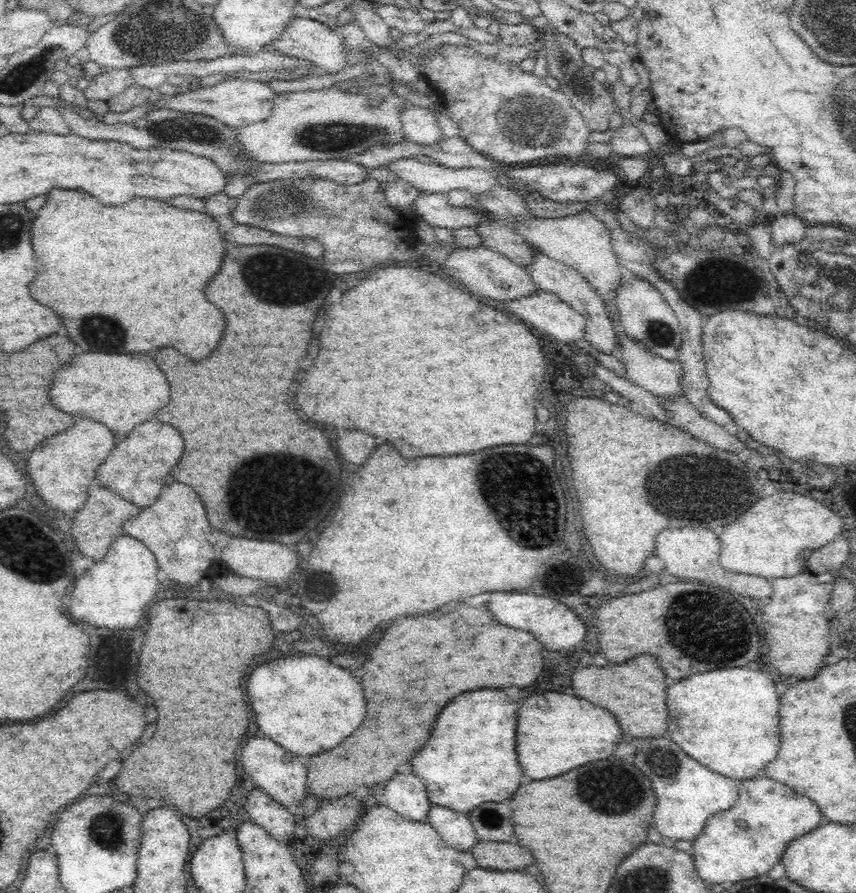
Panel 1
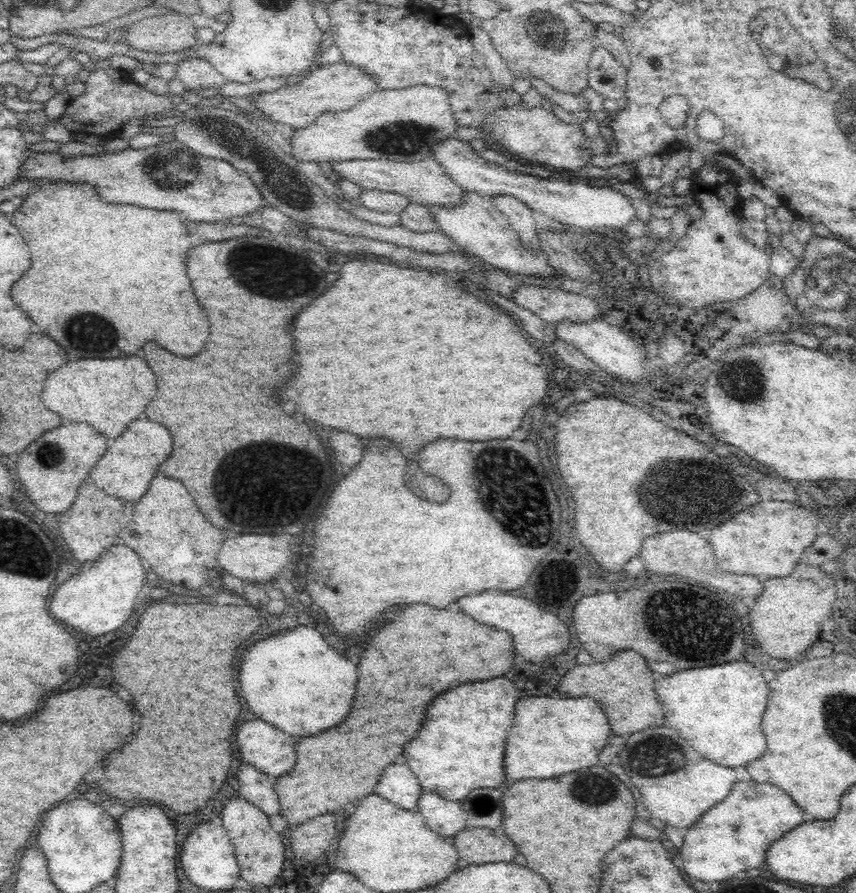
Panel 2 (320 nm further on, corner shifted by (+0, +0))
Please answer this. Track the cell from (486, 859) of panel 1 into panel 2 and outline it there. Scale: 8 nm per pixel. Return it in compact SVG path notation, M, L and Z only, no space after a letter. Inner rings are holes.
M467 826L449 839L459 856L470 864L484 864L496 860L510 862L518 854L518 850L502 832L501 828Z

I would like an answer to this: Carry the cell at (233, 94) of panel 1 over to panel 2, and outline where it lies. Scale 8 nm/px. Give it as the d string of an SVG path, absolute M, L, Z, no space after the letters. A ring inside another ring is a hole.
M342 60L319 66L298 84L279 87L274 92L264 91L253 103L270 120L288 124L292 129L301 129L314 124L321 114L349 111L355 104L368 98L378 89L382 88L379 88L377 80L374 80L369 72Z

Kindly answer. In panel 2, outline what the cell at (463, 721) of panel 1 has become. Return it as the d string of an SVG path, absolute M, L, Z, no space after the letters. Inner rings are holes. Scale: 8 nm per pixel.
M492 678L492 680L476 680L466 682L462 686L450 688L440 694L426 710L424 726L418 736L410 740L404 748L404 756L414 776L418 778L421 792L432 791L444 796L447 800L460 801L466 799L468 792L475 788L496 788L504 782L504 746L508 732L514 724L514 704L518 702L518 690L508 678Z

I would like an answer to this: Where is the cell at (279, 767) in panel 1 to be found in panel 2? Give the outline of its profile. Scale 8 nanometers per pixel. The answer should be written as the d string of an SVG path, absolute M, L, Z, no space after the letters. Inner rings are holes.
M260 718L242 722L236 736L244 762L254 764L272 779L296 764L296 740Z

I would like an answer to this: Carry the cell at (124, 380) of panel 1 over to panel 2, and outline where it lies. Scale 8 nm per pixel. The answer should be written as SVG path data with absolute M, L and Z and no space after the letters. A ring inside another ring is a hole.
M128 356L116 360L76 360L60 366L46 380L42 390L42 402L48 410L64 416L88 422L98 432L110 438L118 438L126 424L144 412L144 406L156 396L154 374L142 358Z

